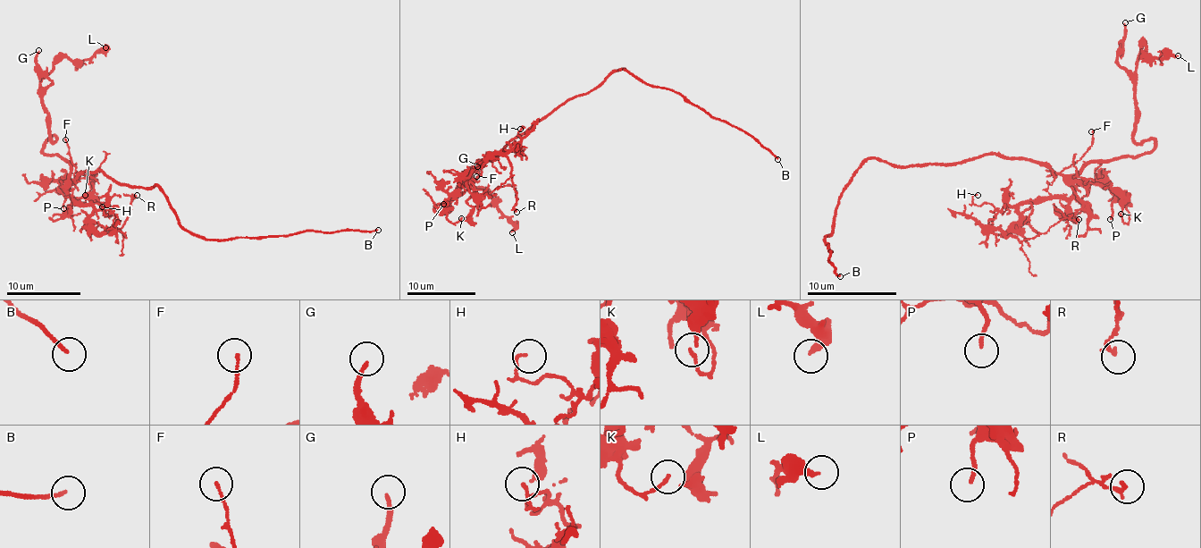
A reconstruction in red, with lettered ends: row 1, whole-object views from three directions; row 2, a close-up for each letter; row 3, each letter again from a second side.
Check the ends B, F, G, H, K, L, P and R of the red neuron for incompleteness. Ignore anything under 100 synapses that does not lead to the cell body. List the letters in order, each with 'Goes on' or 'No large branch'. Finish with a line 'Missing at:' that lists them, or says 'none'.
B: Goes on
F: No large branch
G: No large branch
H: No large branch
K: No large branch
L: No large branch
P: No large branch
R: No large branch
Missing at: B

